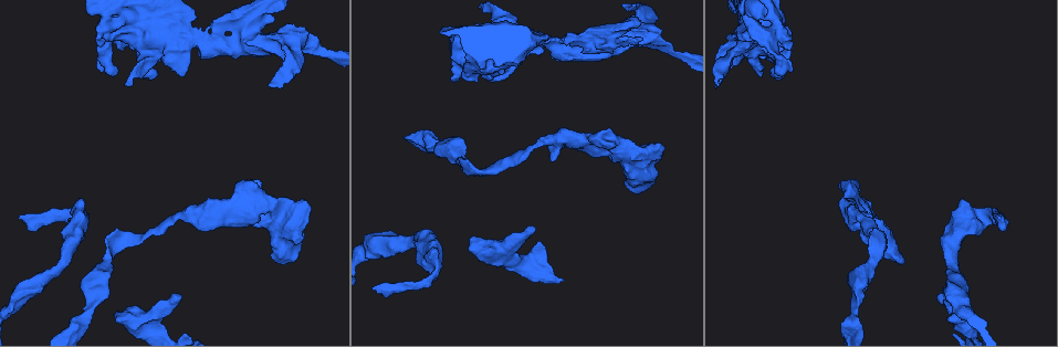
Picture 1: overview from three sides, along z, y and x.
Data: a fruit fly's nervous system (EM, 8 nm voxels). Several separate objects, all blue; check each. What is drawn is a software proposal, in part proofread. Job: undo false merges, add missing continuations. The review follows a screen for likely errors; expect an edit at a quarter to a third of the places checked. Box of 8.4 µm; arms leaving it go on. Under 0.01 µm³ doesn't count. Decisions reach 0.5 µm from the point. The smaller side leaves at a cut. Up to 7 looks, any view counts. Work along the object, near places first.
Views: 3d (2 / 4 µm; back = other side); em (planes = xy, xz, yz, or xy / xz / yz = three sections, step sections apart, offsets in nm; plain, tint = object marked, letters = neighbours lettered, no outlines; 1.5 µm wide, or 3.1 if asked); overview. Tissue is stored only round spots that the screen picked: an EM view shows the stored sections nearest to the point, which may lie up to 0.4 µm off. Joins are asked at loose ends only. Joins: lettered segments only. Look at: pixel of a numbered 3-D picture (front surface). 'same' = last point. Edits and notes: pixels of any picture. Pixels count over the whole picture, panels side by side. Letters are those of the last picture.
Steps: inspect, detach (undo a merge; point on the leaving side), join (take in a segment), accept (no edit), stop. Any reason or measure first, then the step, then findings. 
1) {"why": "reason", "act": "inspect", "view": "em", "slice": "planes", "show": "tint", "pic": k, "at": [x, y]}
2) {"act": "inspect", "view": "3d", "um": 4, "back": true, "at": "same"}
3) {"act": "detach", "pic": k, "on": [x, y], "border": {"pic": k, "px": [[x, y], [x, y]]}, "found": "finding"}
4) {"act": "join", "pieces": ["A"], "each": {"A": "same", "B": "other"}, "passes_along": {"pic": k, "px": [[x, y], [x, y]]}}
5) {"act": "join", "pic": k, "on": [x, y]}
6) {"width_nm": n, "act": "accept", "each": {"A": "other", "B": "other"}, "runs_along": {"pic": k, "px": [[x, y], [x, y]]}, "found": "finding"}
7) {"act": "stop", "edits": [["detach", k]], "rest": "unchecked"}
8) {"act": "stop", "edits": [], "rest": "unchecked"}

{"why": "abrupt turn", "act": "inspect", "view": "3d", "um": 4, "pic": 1, "at": [499, 72]}

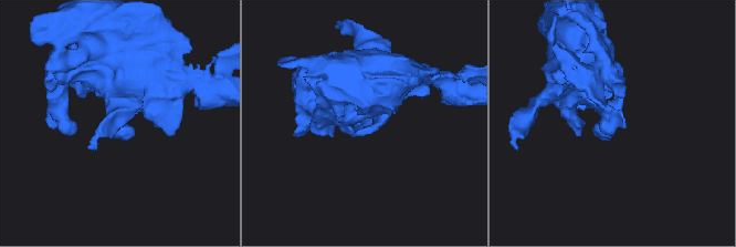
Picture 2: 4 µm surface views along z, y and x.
{"why": "now the EM", "act": "inspect", "view": "em", "slice": "xz", "step": 4, "show": "tint", "pic": 2, "at": [365, 120]}

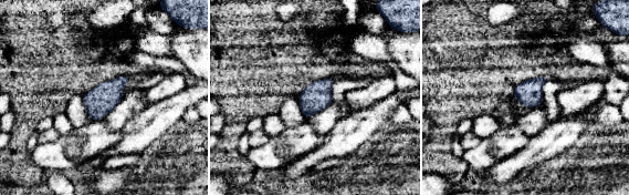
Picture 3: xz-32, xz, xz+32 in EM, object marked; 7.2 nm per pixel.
{"act": "inspect", "view": "em", "slice": "planes", "show": "letters", "at": "same"}

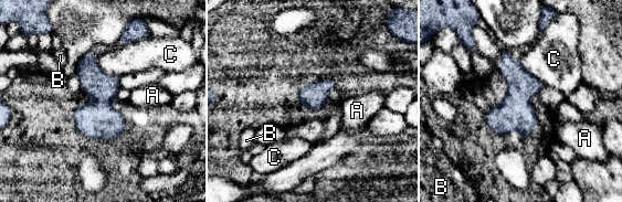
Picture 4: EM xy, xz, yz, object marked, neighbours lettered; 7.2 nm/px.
{"longest_contact_nm": ["C", 240], "act": "accept", "each": {"A": "other", "B": "other", "C": "other"}, "found": "one neuron here"}

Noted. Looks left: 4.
{"why": "free end", "act": "inspect", "view": "em", "slice": "xz", "step": 8, "show": "tint", "pic": 1, "at": [554, 158]}

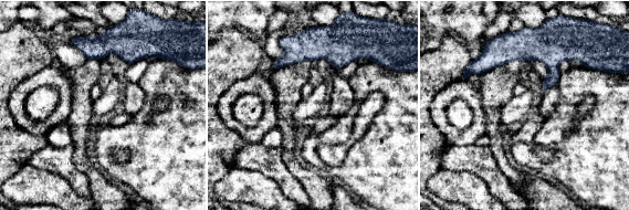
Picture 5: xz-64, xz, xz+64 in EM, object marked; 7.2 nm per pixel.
{"why": "cut it another way", "act": "inspect", "view": "em", "slice": "planes", "show": "letters", "at": "same"}

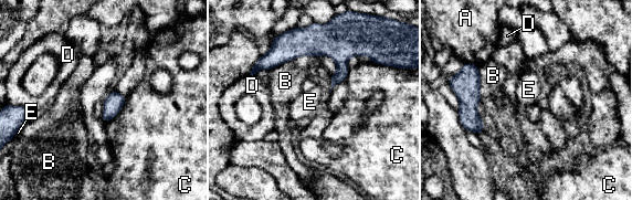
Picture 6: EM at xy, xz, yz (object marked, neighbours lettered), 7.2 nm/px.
{"act": "accept", "each": {"A": "other", "B": "other", "C": "other", "D": "other", "E": "other"}, "runs_along": {"pic": 6, "px": [[377, 60], [355, 48], [302, 48], [278, 61]]}, "found": "none of them fits"}

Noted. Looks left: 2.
{"why": "branch stops here", "act": "inspect", "view": "em", "slice": "yz", "step": 4, "show": "tint", "pic": 1, "at": [533, 226]}

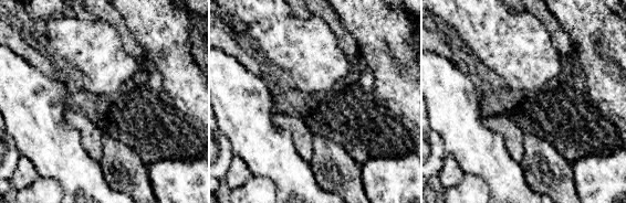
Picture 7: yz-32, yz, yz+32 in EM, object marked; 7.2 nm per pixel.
{"act": "inspect", "view": "em", "slice": "planes", "show": "letters", "at": "same"}

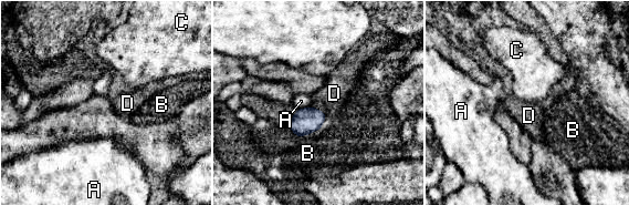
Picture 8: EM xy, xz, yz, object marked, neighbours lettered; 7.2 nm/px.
{"longest_contact_nm": ["C", 120], "act": "accept", "each": {"A": "other", "B": "other", "C": "other", "D": "other"}, "found": "none of them fits"}

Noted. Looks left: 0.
{"act": "stop", "edits": [], "rest": "unchecked"}

